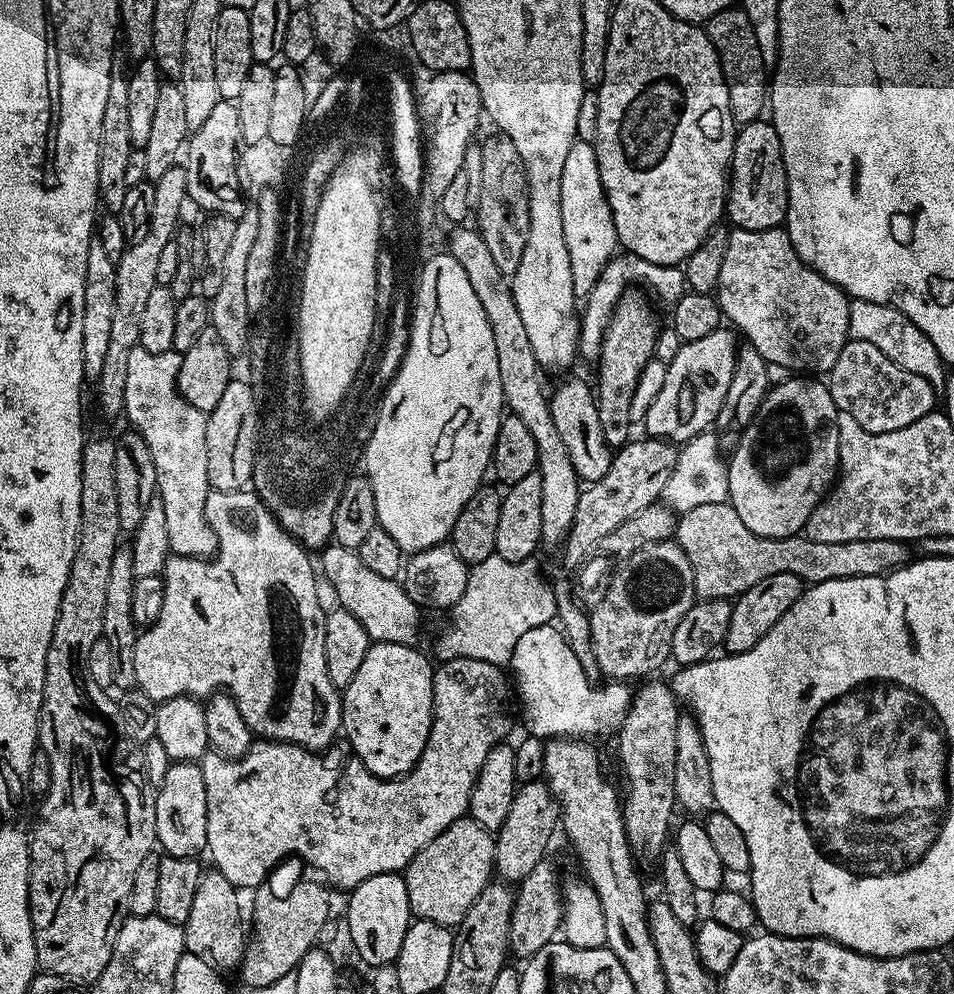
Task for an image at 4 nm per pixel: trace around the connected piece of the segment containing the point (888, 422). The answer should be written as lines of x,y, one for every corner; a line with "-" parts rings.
849,339
842,346
842,354
838,354
838,362
826,374
826,383
830,398
836,403
836,411
854,418
858,426
867,432
889,432
902,430
902,426
910,426
910,422
918,422
928,412
933,411
938,404
938,392
926,378
918,374
910,374
910,370
902,370
878,346
870,346
870,342

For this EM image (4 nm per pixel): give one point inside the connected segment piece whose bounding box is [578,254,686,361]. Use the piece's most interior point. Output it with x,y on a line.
666,282

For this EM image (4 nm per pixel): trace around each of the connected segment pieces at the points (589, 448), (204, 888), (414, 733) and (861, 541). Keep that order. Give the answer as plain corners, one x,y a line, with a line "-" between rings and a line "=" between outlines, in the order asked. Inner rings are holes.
564,380
556,389
551,389
550,414
554,418
554,426
558,426
558,434
562,443
570,453
570,462
574,462
576,476
581,482
600,480
606,470
610,470
613,449
602,434
602,422
598,418
596,397
593,389
584,380
=
215,870
205,871
198,882
194,902
190,905
190,918
186,918
182,925
185,949
217,970
239,969
244,958
246,932
244,936
240,929
240,896
241,893
225,875
=
369,643
366,658
354,674
354,682
342,692
342,732
348,735
348,744
353,748
355,759
361,760
370,774
383,780
406,776
418,763
432,725
432,673
431,664
412,644
=
713,502
709,505
695,506
683,513
676,522
677,544
682,546
686,558
690,558
690,566
694,570
694,586
696,595
702,600
727,600
741,596
750,586
762,582
762,578
770,578
770,574
794,574
803,580
805,585
821,584
837,579
840,570
891,570
902,568
909,563
909,545
902,540
894,538
858,538
854,542
814,542
803,534
770,538
769,536
755,536
744,525
742,518
732,509
731,503
719,504

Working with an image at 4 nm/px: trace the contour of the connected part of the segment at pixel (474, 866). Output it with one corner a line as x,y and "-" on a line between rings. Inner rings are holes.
470,818
456,820
434,842
430,842
408,863
402,875
406,882
406,894
410,898
410,910
417,920
429,920
441,924
443,928
455,929
466,918
466,910
474,906
474,898
482,894
482,890
493,879
494,865
496,863
496,841
493,833
484,829
481,824

